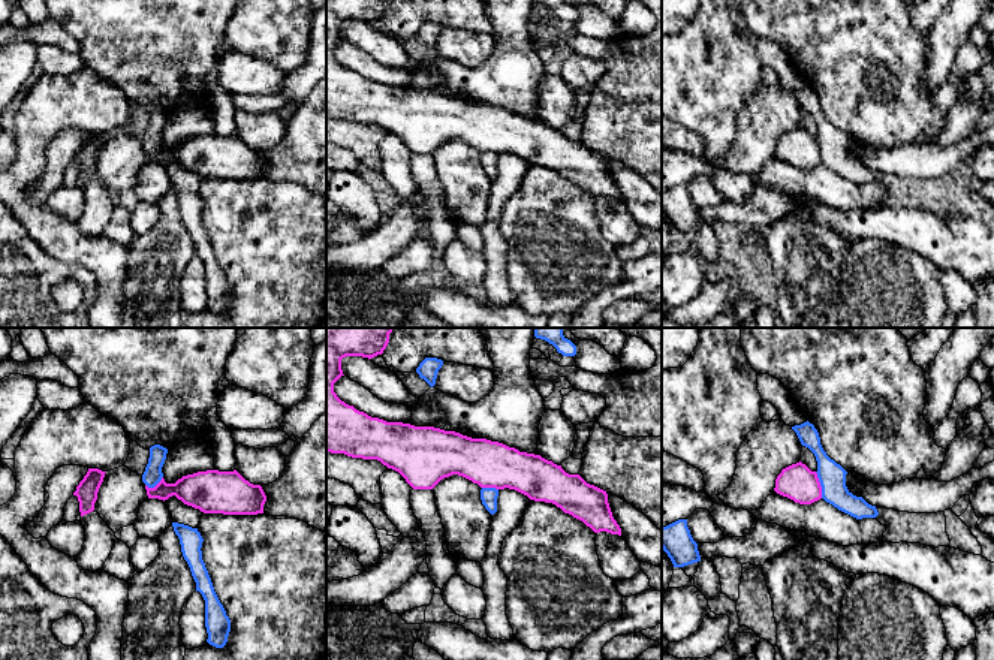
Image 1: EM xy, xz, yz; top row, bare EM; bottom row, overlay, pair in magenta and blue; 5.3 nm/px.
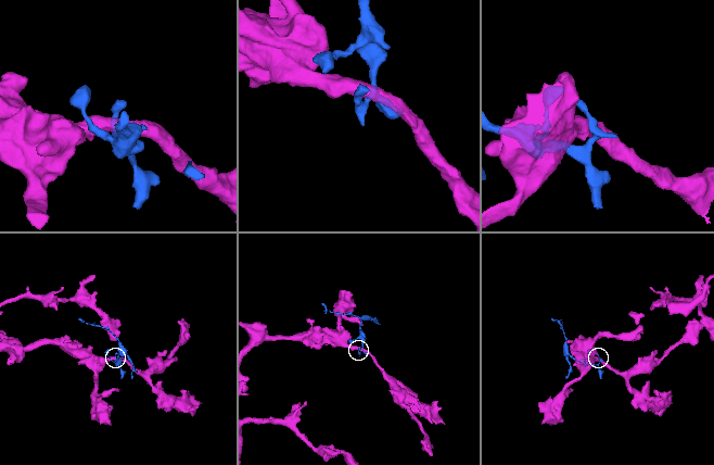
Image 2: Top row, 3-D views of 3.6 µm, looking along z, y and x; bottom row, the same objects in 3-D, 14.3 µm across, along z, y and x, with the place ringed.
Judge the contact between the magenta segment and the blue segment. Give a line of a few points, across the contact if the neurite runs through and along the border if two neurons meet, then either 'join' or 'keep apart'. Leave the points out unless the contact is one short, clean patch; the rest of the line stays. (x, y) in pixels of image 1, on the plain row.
line yz (815, 136), (822, 162); keep apart

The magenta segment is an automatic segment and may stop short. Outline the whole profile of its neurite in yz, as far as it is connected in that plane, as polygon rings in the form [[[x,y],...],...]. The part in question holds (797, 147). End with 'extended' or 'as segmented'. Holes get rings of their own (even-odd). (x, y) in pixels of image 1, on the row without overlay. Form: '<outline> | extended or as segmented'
[[[801,126],[781,135],[774,156],[799,169],[811,169],[822,163],[822,151],[816,136]]] | as segmented

